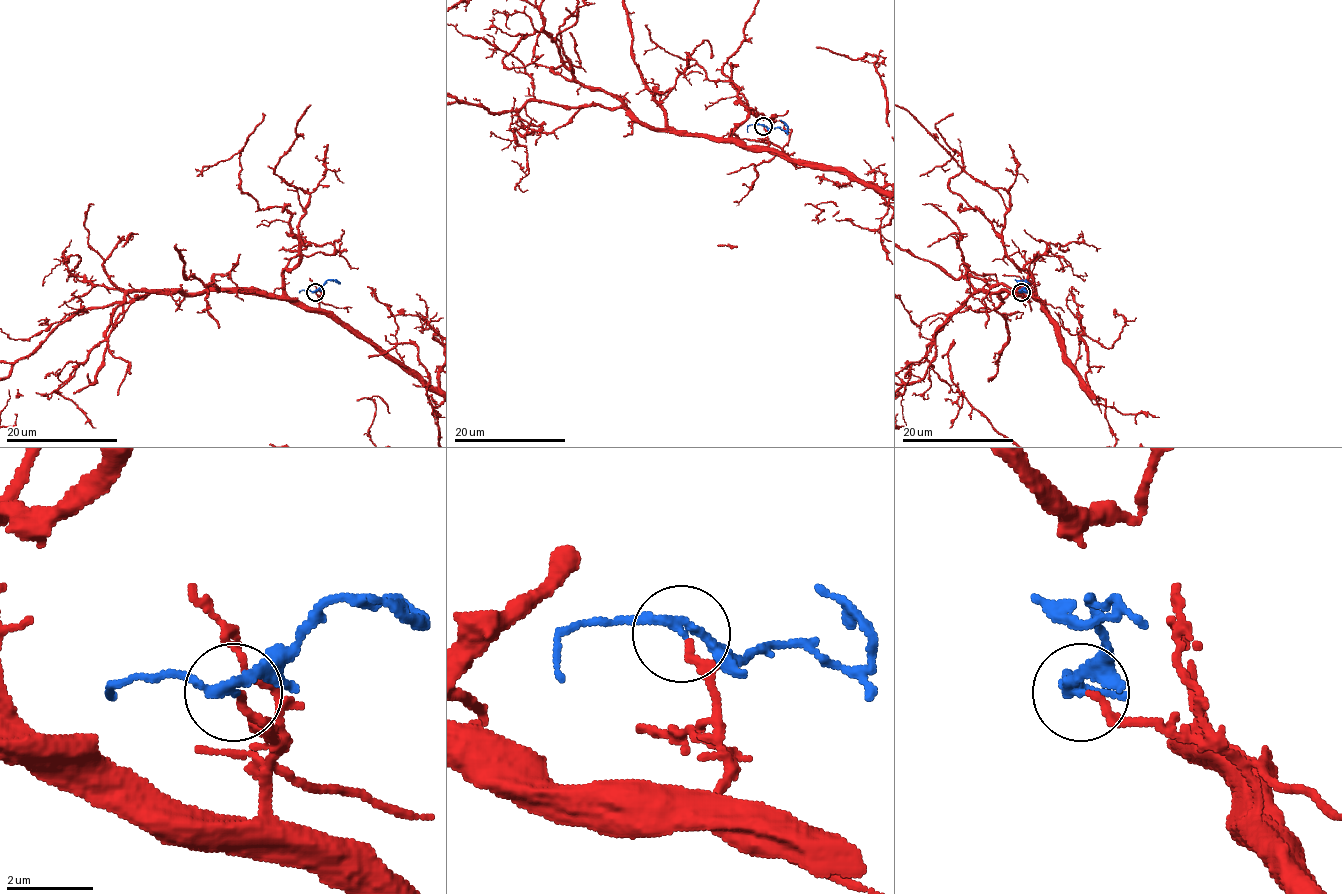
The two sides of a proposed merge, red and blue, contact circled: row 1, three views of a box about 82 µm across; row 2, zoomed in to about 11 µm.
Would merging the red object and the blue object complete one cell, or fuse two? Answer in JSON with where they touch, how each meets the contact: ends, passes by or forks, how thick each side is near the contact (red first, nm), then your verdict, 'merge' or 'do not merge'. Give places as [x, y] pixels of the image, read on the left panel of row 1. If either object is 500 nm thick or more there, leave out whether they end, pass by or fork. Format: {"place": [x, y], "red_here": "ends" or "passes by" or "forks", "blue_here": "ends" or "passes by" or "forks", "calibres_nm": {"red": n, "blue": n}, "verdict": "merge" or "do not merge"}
{"place": [315, 292], "red_here": "ends", "blue_here": "passes by", "calibres_nm": {"red": 170, "blue": 200}, "verdict": "merge"}

